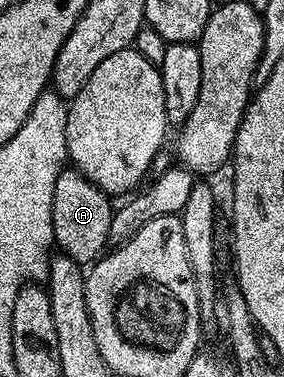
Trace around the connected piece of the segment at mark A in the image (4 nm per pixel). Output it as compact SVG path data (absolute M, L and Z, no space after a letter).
M65 168L57 176L57 188L53 188L53 232L55 233L55 246L66 257L80 264L91 264L108 249L109 224L113 213L112 199L101 187L95 186L83 175L80 170Z

